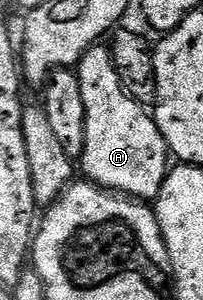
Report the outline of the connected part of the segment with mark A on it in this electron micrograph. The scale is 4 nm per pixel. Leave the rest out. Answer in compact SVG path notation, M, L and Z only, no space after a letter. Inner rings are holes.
M95 45L77 64L77 80L79 89L83 89L83 105L87 105L87 137L85 152L81 154L79 167L85 170L84 178L107 191L120 193L138 201L156 200L159 189L163 189L163 181L171 170L171 152L165 146L163 133L159 133L157 122L152 114L129 95L121 75L113 63L113 53L108 46Z

